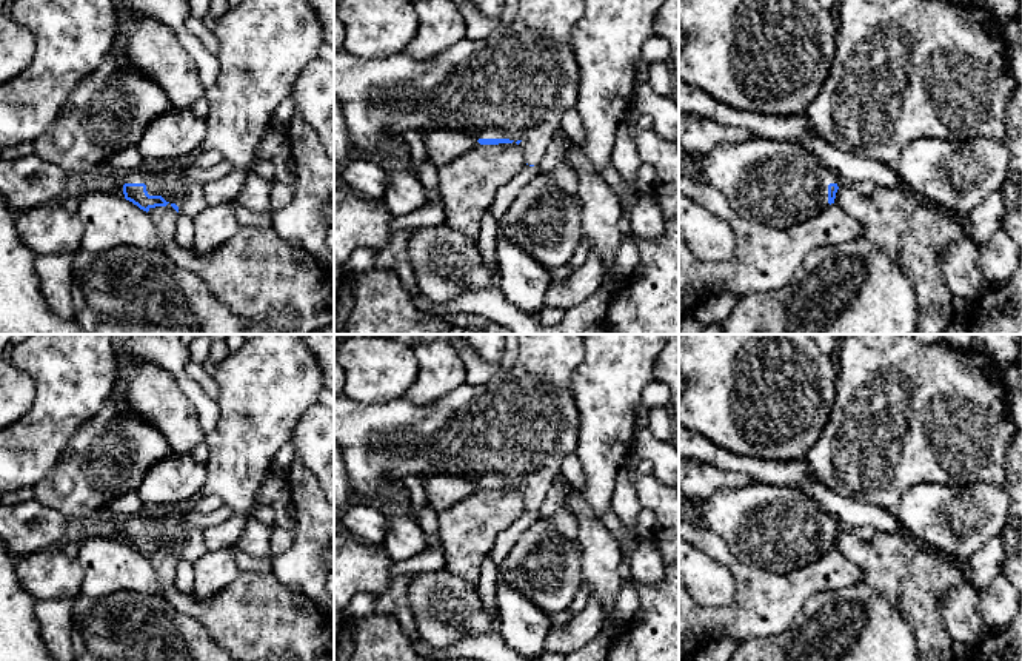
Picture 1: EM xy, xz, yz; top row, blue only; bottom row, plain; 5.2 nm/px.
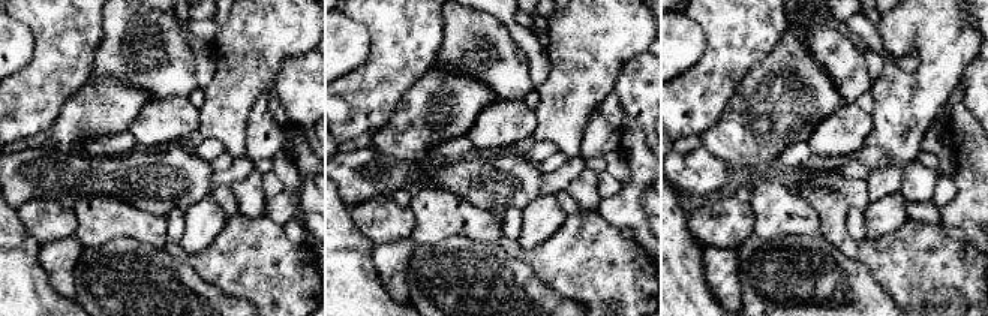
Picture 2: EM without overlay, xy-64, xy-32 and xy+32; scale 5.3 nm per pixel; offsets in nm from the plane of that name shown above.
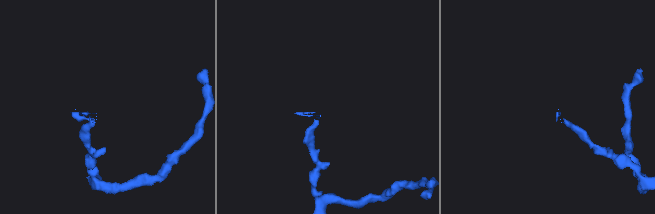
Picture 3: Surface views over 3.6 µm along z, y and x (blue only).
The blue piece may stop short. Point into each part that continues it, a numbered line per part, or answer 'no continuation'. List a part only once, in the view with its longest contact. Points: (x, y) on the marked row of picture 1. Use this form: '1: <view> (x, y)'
1: xy (173, 185)

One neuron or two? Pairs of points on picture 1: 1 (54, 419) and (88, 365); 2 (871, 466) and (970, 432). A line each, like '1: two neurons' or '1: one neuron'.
1: one neuron
2: one neuron

